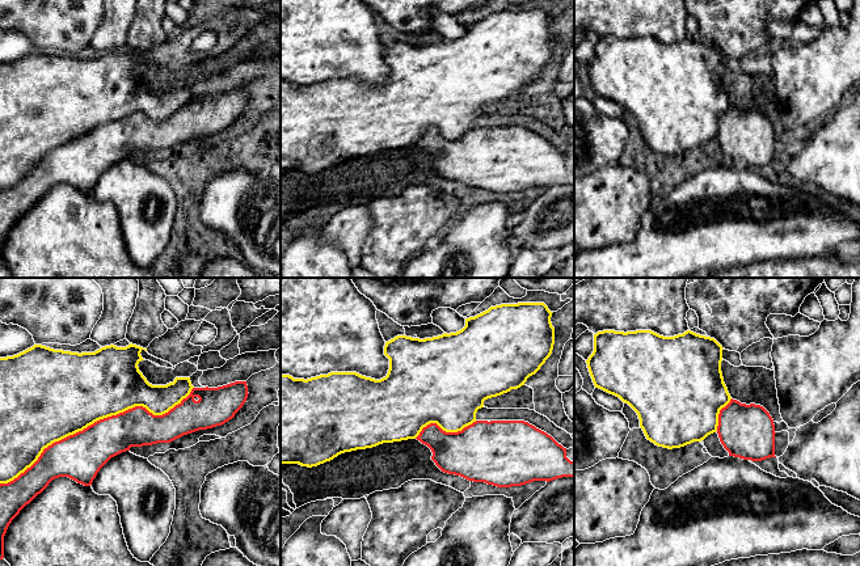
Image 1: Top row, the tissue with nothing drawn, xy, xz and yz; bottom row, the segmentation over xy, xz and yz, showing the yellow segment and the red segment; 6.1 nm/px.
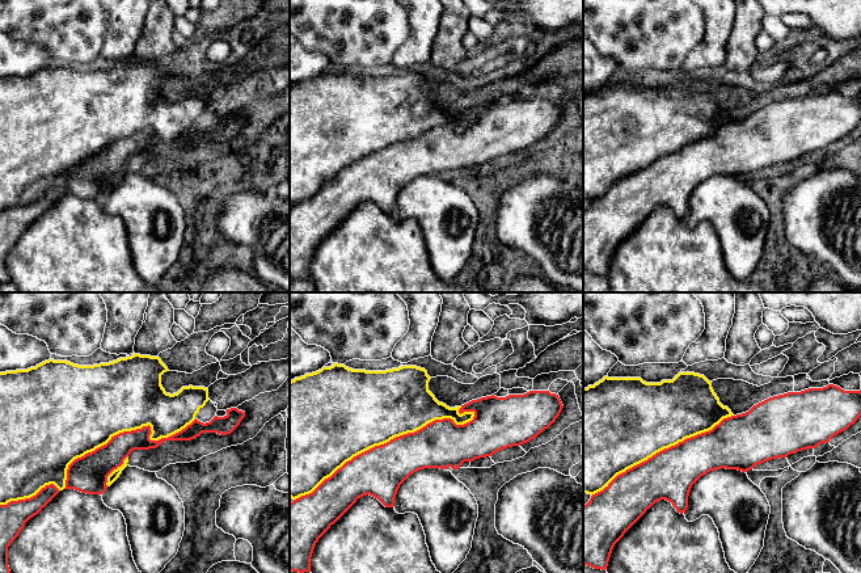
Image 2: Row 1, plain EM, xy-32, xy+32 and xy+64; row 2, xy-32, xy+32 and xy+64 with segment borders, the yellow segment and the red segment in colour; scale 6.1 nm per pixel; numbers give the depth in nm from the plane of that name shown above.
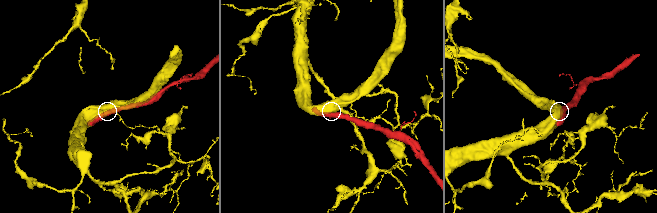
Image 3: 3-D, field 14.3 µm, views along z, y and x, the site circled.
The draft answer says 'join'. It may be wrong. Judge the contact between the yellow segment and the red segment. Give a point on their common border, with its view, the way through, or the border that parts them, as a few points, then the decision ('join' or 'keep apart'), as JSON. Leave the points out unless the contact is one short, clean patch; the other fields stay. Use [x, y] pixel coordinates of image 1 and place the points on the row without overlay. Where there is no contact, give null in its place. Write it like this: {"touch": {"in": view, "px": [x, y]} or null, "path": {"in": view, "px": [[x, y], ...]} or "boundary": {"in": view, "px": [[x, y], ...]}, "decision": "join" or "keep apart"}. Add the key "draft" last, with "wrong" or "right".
{"touch": {"in": "xy", "px": [96, 127]}, "decision": "join", "draft": "right"}

